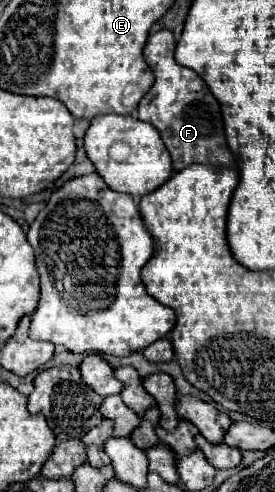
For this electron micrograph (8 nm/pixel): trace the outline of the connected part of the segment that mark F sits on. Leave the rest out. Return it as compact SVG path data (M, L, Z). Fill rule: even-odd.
M159 30L149 36L143 56L155 74L155 84L147 92L147 96L143 96L137 108L137 118L153 124L159 130L173 158L175 172L191 164L235 168L237 164L225 142L223 118L215 96L207 92L205 82L193 70L179 66L175 62L173 52L175 52L175 36L169 30Z

